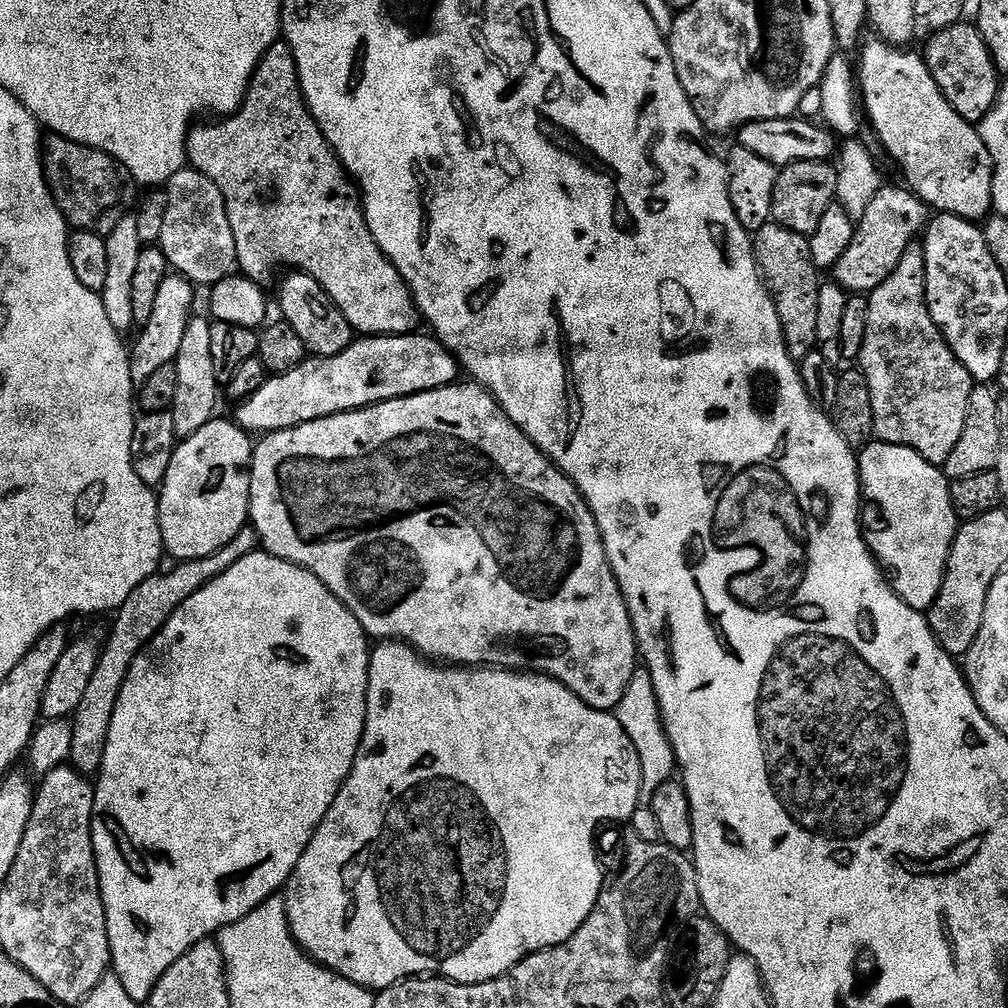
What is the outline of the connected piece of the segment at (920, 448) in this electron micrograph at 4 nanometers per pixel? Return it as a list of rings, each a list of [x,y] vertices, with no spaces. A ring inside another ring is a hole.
[[[923,243],[908,247],[902,262],[894,266],[894,274],[868,296],[866,338],[858,370],[870,386],[875,439],[881,444],[906,446],[926,462],[944,465],[962,438],[974,381],[930,318]]]

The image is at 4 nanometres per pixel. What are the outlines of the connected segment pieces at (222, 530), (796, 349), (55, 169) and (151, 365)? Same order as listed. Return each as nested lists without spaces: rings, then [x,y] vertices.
[[[214,418],[198,434],[183,437],[158,489],[164,551],[173,561],[206,558],[249,523],[254,440],[231,419]]]
[[[770,222],[754,233],[754,247],[756,265],[760,267],[760,279],[772,295],[772,301],[778,310],[790,358],[802,361],[806,354],[817,351],[818,290],[822,283],[821,269],[814,266],[810,254],[810,239],[786,226]]]
[[[55,134],[43,141],[42,151],[48,189],[56,199],[60,213],[75,231],[93,232],[106,238],[114,226],[137,207],[136,179],[129,176],[113,156]]]
[[[169,274],[166,282],[158,290],[158,299],[154,301],[154,314],[150,314],[150,322],[139,329],[140,337],[136,340],[136,348],[131,349],[130,374],[133,385],[141,386],[153,377],[157,369],[166,366],[176,359],[178,350],[182,347],[182,338],[186,334],[186,326],[191,322],[194,309],[192,303],[196,300],[197,289],[191,280],[179,274]]]

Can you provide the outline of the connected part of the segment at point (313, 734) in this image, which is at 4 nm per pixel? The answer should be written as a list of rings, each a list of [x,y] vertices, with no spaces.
[[[257,550],[246,558],[234,562],[234,566],[230,566],[230,570],[226,570],[218,578],[214,578],[214,582],[202,586],[202,590],[198,590],[198,594],[186,598],[186,602],[182,602],[182,606],[178,606],[174,610],[174,614],[168,619],[166,626],[162,626],[158,635],[145,644],[138,654],[138,658],[134,658],[134,662],[126,674],[126,682],[122,682],[122,694],[118,694],[118,706],[114,706],[114,718],[110,722],[110,734],[106,738],[102,766],[94,784],[96,797],[94,798],[94,814],[92,816],[92,841],[94,842],[94,854],[98,866],[100,893],[106,910],[106,930],[112,951],[110,968],[118,978],[118,982],[122,982],[126,994],[130,994],[130,998],[136,1005],[144,1006],[151,1001],[152,991],[158,978],[162,978],[162,974],[166,974],[166,970],[170,970],[170,966],[174,966],[174,962],[178,962],[178,958],[182,958],[182,954],[186,954],[186,950],[190,950],[190,946],[194,946],[199,940],[215,937],[226,926],[238,922],[238,918],[246,918],[246,914],[253,912],[262,902],[277,895],[287,885],[294,866],[298,866],[298,858],[302,858],[302,854],[306,850],[306,846],[310,846],[322,818],[326,818],[330,806],[334,806],[334,798],[338,798],[338,790],[342,790],[342,786],[356,761],[356,755],[362,742],[362,734],[366,730],[369,655],[370,637],[368,633],[364,631],[358,618],[354,618],[352,611],[320,579],[314,574],[310,574],[310,570],[306,570],[302,566],[272,556],[269,552]]]

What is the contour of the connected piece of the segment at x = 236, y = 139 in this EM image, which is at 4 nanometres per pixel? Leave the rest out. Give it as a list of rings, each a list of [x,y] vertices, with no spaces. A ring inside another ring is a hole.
[[[283,42],[270,46],[248,84],[243,106],[231,116],[212,123],[216,124],[197,123],[188,133],[188,164],[206,174],[222,190],[230,230],[234,230],[239,271],[264,286],[285,264],[288,270],[304,272],[317,280],[357,333],[364,336],[415,333],[418,309],[412,290],[374,242],[364,217],[361,193],[310,114],[300,89],[294,50]]]

